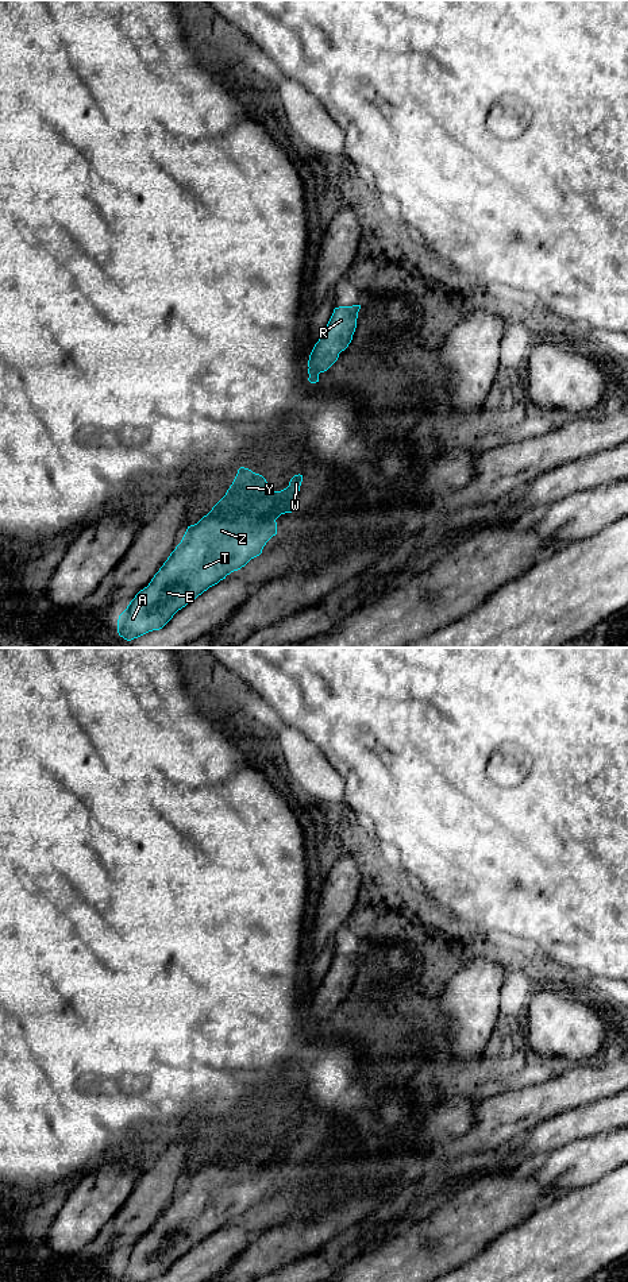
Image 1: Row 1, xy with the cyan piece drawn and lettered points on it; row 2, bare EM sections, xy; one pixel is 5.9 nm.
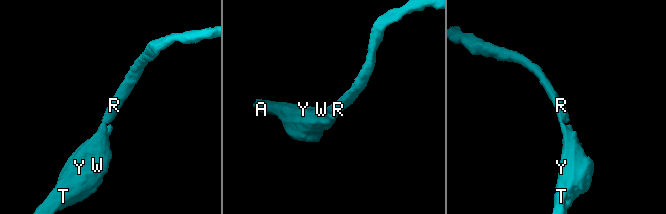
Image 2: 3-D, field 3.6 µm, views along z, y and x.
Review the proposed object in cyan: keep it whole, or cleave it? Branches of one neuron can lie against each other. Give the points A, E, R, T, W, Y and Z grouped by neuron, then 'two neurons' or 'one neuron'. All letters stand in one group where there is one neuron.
A E R T W Y Z; one neuron

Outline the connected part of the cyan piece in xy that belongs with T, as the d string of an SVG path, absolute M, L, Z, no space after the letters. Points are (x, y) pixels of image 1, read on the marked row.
M240 467L226 495L197 524L188 526L181 542L119 615L117 633L127 641L162 629L173 615L262 553L266 542L277 534L276 520L292 513L292 503L300 491L303 475L294 475L281 491L269 491L266 479Z

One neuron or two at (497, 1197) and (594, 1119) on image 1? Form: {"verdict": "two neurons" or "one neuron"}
{"verdict": "two neurons"}

